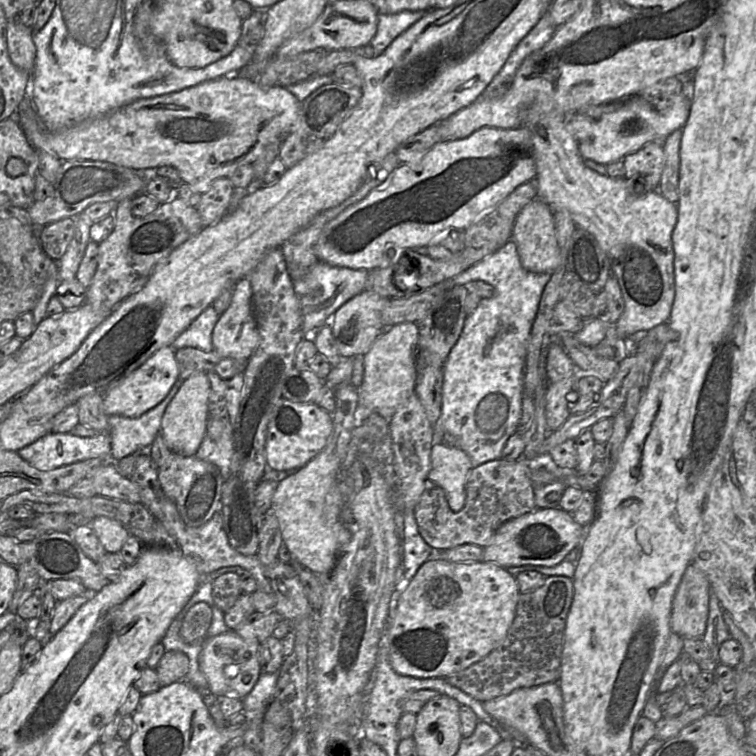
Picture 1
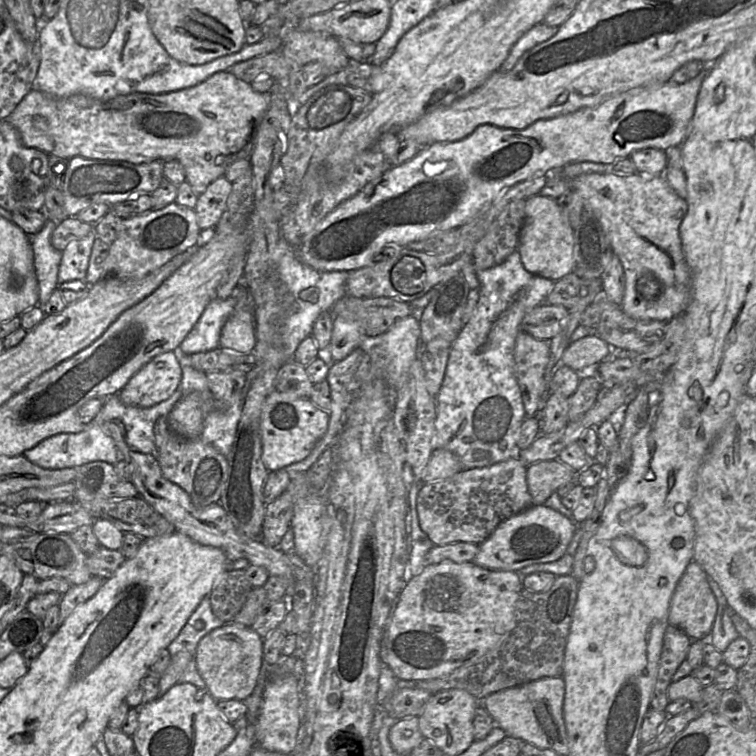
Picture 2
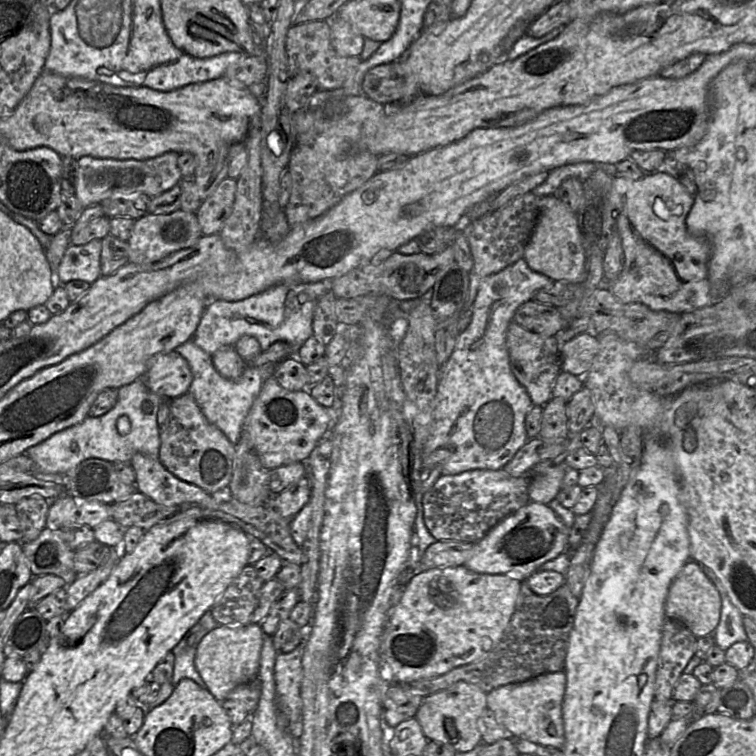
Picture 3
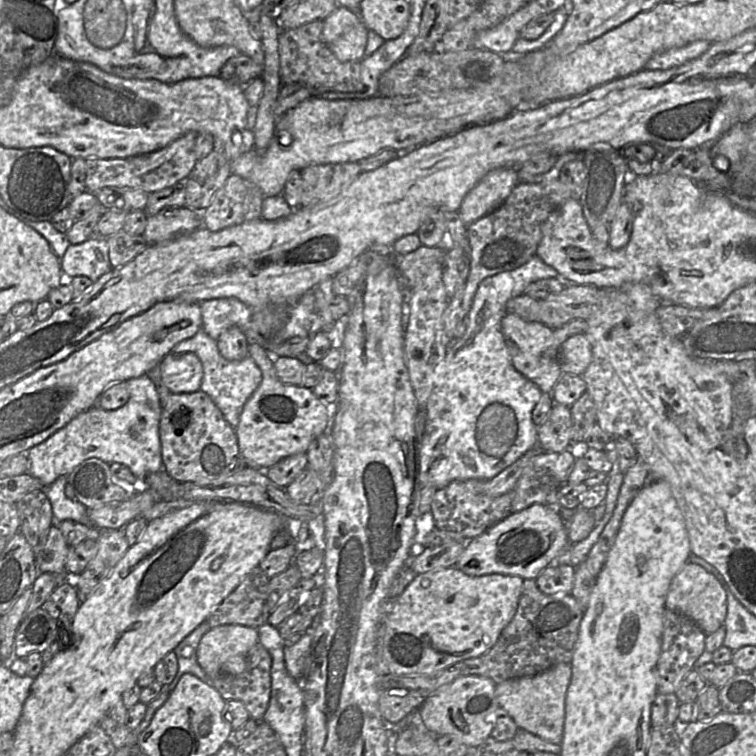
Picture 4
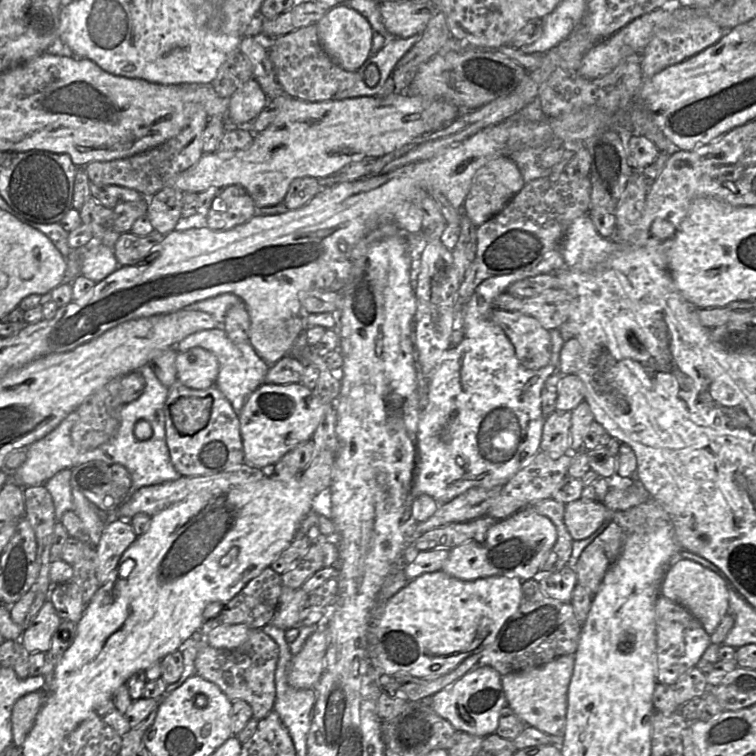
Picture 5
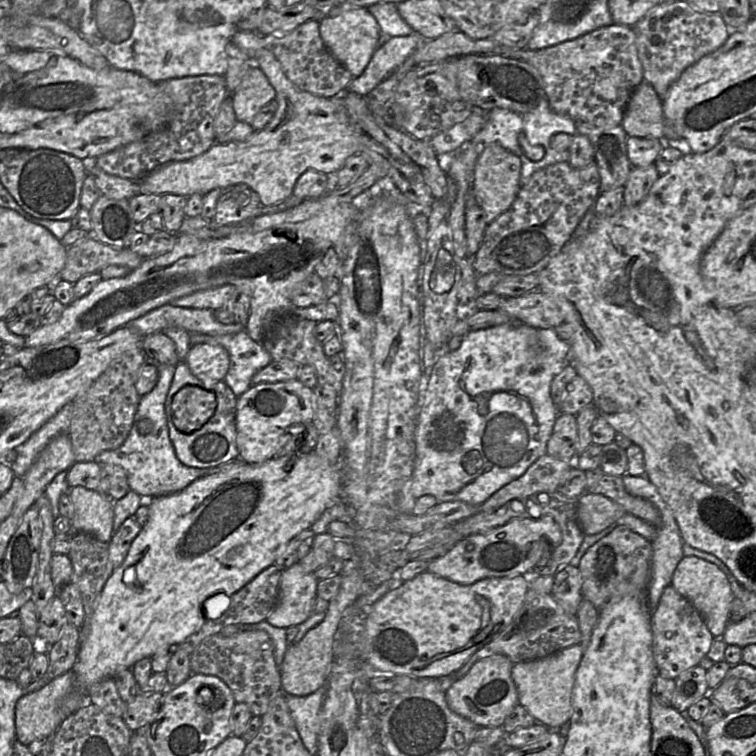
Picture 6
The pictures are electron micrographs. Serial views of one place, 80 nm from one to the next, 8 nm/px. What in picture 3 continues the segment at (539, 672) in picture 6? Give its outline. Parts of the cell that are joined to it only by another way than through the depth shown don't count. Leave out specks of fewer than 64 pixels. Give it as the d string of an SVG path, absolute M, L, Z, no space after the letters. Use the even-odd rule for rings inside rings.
M564 671L541 674L524 682L507 684L487 693L487 708L492 710L496 720L504 725L509 737L527 739L544 746L562 749L565 743L564 722L562 718L562 703L566 689L566 674Z

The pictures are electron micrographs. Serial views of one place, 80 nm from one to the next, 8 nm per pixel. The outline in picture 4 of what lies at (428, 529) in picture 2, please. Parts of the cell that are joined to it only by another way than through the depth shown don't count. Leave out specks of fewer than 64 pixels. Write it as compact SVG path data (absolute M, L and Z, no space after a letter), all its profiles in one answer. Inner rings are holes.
M455 480L446 487L437 489L431 503L435 528L457 532L469 541L480 536L490 527L512 514L511 504L514 491L512 490L500 496L487 495L484 493L485 481L487 480Z

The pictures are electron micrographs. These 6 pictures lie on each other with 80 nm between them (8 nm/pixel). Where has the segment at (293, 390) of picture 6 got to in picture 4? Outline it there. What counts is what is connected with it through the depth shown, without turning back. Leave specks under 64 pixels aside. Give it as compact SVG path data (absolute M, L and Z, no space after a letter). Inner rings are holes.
M251 342L248 347L248 355L261 369L262 382L245 404L236 427L236 434L245 465L256 469L269 469L288 456L307 452L311 442L321 435L328 426L330 408L320 402L311 389L303 385L282 383L274 370L273 357L264 346Z

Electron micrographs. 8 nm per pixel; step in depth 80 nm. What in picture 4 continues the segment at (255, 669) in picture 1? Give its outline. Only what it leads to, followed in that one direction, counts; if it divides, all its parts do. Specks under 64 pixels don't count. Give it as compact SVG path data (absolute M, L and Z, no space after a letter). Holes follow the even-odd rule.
M221 625L203 635L197 650L197 662L210 679L237 675L246 668L250 650L259 642L258 628Z

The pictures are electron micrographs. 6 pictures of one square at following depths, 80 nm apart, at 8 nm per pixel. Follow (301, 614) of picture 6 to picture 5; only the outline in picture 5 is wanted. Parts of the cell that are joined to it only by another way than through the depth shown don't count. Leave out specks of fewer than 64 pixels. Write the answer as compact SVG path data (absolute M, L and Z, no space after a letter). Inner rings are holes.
M282 586L278 605L270 624L285 631L296 627L299 613L306 606L307 597L308 594L301 588L291 589Z

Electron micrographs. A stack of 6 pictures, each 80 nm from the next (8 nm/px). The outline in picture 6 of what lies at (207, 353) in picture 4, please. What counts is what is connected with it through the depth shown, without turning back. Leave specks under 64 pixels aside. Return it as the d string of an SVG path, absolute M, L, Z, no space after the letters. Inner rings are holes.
M246 331L219 336L191 333L189 339L191 346L220 345L227 350L230 365L223 381L238 398L252 386L252 377L273 361L262 344L254 341Z

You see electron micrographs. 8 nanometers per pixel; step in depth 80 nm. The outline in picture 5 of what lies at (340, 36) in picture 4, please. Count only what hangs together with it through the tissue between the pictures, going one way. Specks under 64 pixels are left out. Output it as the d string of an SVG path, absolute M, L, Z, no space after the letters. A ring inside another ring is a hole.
M341 3L330 8L316 25L321 46L343 69L357 71L370 57L373 28L364 16L347 4Z

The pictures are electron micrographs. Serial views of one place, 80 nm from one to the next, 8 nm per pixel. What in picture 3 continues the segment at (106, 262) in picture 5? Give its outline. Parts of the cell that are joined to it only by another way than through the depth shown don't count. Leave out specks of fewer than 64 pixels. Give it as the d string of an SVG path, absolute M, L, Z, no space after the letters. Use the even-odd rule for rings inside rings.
M95 239L84 245L70 244L58 267L59 285L73 280L95 283L101 277L101 240Z

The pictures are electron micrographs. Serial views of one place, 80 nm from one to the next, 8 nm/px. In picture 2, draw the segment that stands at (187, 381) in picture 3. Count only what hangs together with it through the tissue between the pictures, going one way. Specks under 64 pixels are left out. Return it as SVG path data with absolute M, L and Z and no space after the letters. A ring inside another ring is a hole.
M169 351L152 358L120 390L120 400L130 406L151 407L170 398L182 379L179 353Z

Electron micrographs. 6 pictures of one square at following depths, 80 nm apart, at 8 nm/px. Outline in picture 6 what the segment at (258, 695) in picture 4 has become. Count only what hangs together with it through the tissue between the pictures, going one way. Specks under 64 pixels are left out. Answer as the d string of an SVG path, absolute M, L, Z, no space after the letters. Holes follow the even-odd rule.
M263 630L239 631L230 637L212 635L193 651L190 664L193 674L213 675L223 680L231 689L236 703L246 704L253 716L262 717L274 697L282 691L274 643Z

